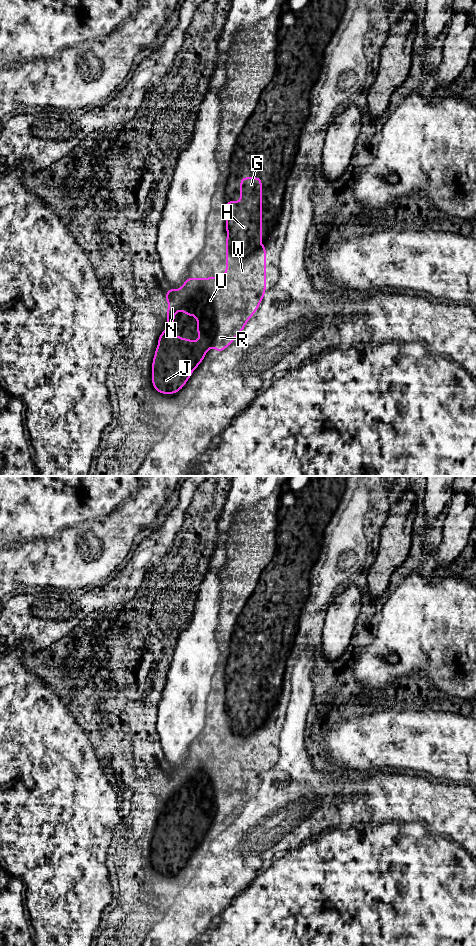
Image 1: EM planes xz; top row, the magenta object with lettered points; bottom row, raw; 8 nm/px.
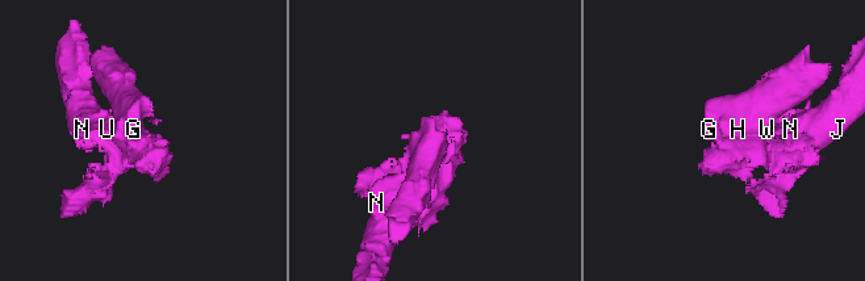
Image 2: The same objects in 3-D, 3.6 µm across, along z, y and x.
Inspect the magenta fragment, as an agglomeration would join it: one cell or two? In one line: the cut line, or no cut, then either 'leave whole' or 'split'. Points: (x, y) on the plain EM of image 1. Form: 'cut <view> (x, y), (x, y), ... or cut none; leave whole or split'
cut xz (227, 716), (230, 727), (236, 733), (248, 734), (259, 725); split

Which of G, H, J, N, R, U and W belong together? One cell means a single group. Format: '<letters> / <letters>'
G H / J N R U W

